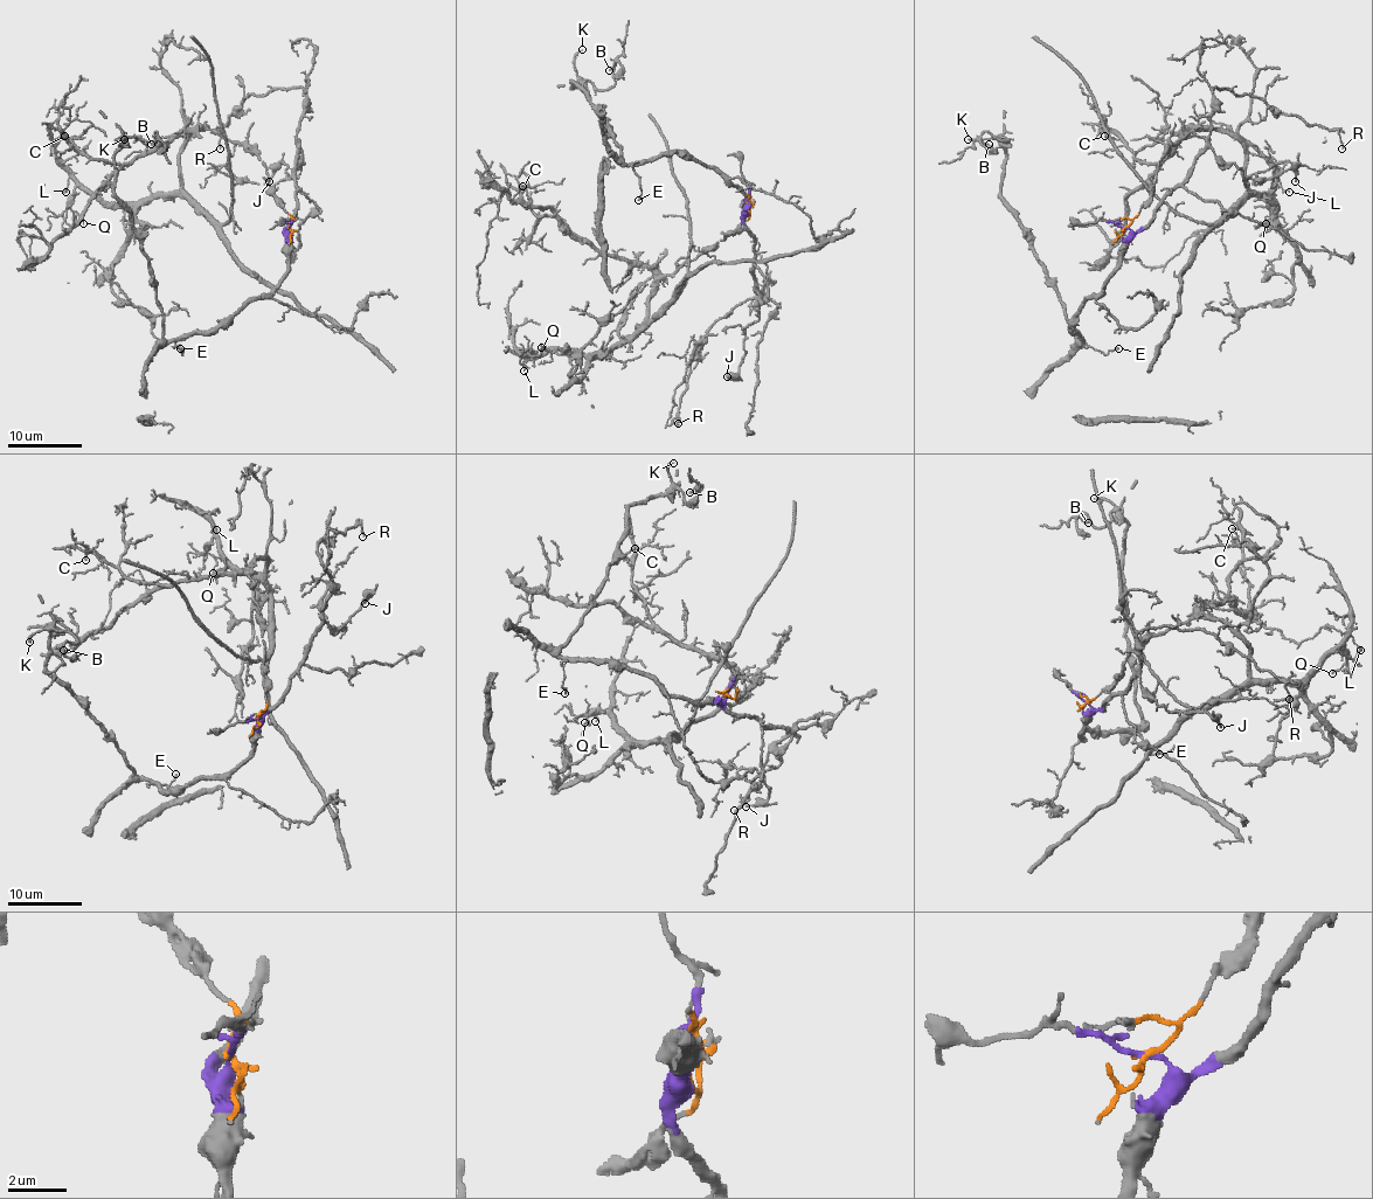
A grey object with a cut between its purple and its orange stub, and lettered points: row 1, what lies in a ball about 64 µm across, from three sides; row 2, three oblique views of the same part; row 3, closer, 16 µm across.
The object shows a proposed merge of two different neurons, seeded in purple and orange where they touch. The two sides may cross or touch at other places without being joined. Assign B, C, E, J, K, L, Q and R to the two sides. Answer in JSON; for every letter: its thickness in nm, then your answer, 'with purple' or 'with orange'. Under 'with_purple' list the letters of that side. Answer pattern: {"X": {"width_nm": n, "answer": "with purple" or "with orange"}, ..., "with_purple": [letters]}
{"B": {"width_nm": 120, "answer": "with purple"}, "C": {"width_nm": 130, "answer": "with orange"}, "E": {"width_nm": 120, "answer": "with purple"}, "J": {"width_nm": 150, "answer": "with purple"}, "K": {"width_nm": 110, "answer": "with purple"}, "L": {"width_nm": 70, "answer": "with orange"}, "Q": {"width_nm": 140, "answer": "with orange"}, "R": {"width_nm": 120, "answer": "with purple"}, "with_purple": ["B", "E", "J", "K", "R"]}

